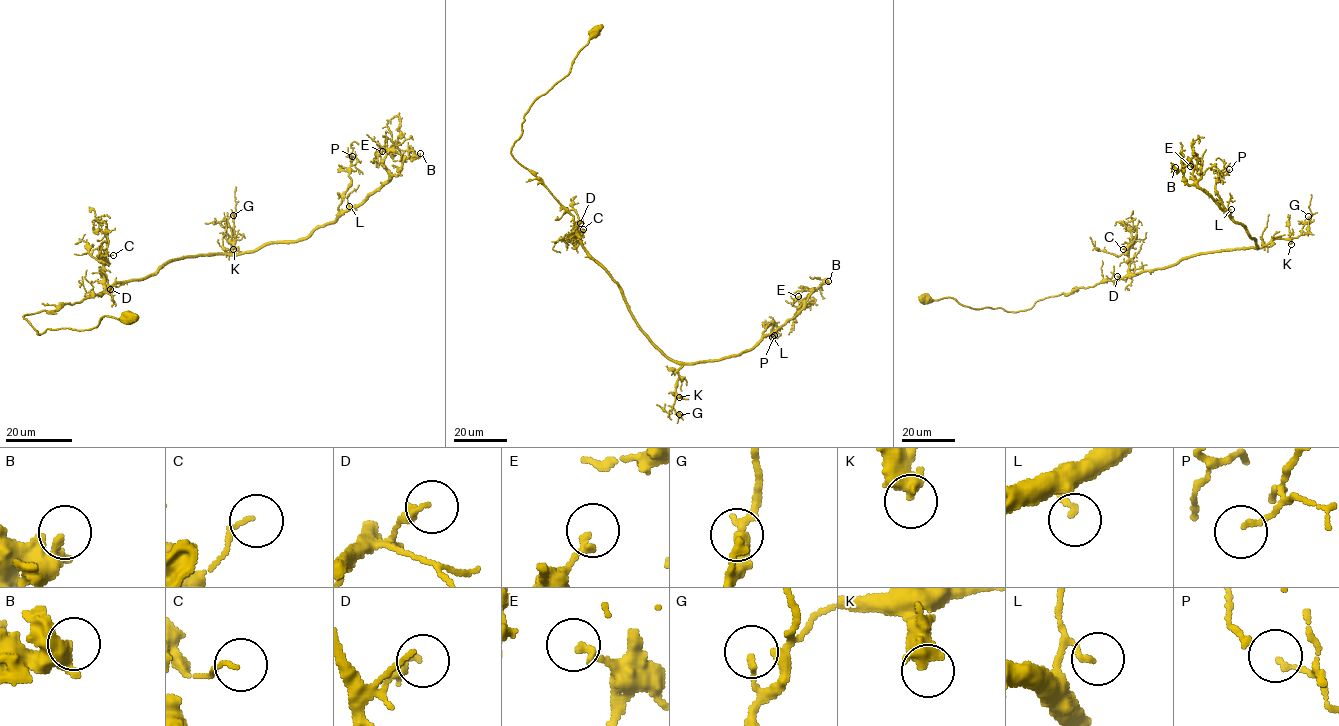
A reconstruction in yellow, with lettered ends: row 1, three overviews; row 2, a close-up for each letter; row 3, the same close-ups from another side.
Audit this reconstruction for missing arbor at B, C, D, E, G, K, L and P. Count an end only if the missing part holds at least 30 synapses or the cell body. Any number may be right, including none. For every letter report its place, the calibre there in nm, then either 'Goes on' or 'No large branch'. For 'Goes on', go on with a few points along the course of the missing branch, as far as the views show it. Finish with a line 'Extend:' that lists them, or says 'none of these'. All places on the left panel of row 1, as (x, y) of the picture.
B: Place: (420, 153). Thickness 240 nm. No large branch
C: Place: (113, 255). Thickness 100 nm. No large branch
D: Place: (110, 289). Thickness 240 nm. No large branch
E: Place: (382, 151). Thickness 220 nm. No large branch
G: Place: (233, 215). Thickness 170 nm. No large branch
K: Place: (233, 249). Thickness 550 nm. Goes on. Course of what is missing: (233, 249), (238, 251), (244, 249), (248, 241)
L: Place: (349, 206). Thickness 150 nm. No large branch
P: Place: (352, 156). Thickness 130 nm. No large branch
Extend: K

